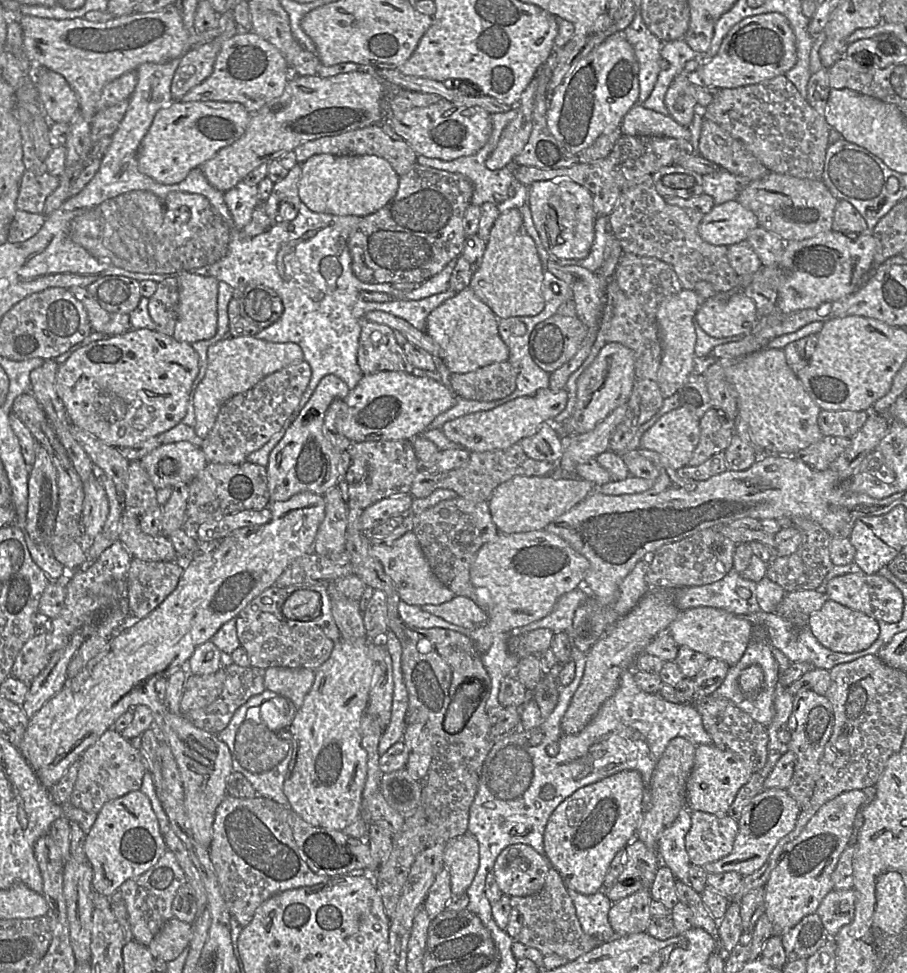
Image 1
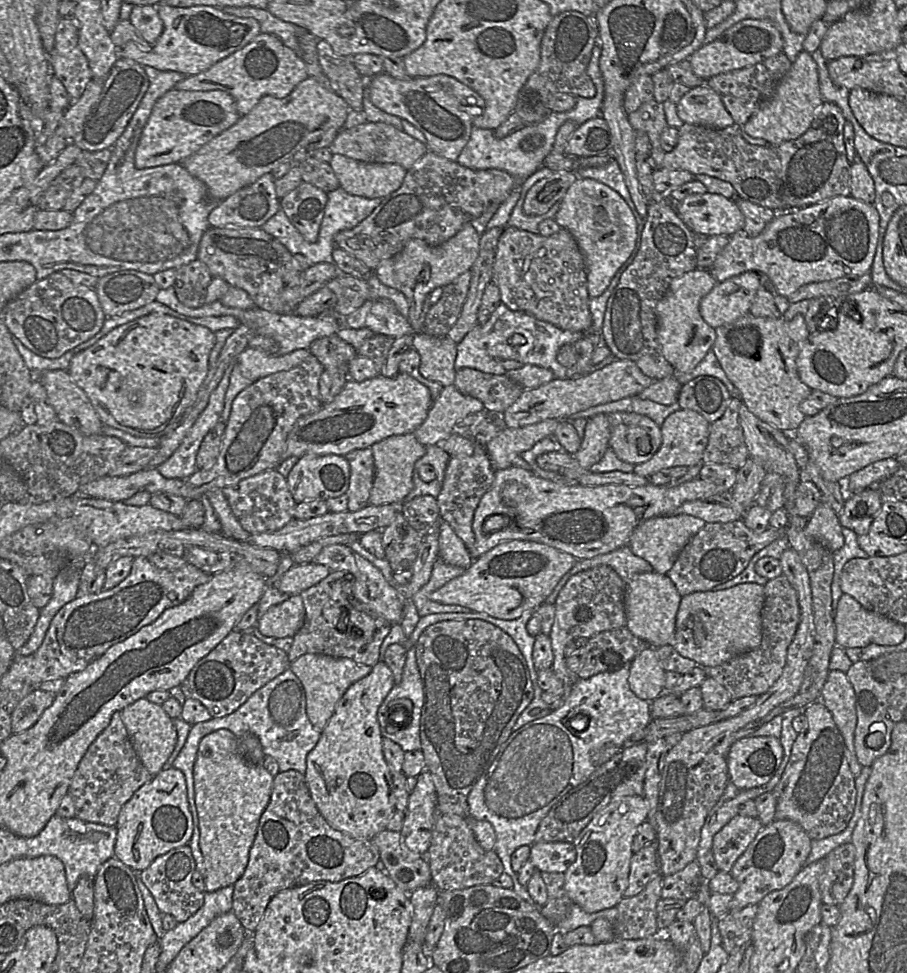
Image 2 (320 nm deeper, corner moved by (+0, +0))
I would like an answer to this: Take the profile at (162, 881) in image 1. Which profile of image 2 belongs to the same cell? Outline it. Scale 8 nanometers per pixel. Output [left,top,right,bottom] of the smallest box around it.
[138,845,205,923]

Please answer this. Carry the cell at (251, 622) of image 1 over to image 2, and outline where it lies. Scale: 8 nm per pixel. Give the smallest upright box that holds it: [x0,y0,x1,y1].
[287,571,392,666]

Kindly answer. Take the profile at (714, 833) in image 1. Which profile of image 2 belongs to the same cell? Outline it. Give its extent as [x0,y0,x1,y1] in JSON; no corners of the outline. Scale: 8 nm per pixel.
[711,815,764,873]

